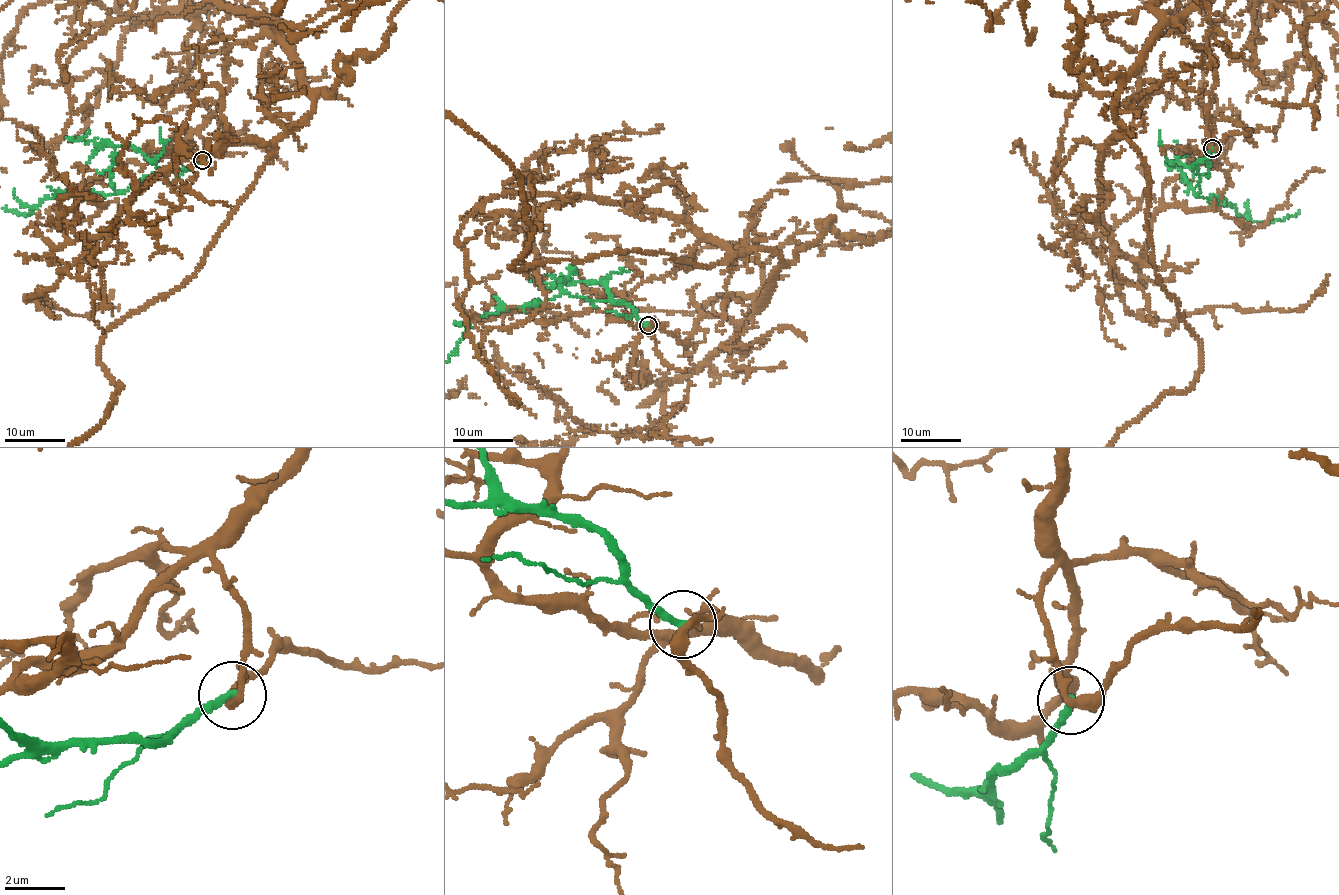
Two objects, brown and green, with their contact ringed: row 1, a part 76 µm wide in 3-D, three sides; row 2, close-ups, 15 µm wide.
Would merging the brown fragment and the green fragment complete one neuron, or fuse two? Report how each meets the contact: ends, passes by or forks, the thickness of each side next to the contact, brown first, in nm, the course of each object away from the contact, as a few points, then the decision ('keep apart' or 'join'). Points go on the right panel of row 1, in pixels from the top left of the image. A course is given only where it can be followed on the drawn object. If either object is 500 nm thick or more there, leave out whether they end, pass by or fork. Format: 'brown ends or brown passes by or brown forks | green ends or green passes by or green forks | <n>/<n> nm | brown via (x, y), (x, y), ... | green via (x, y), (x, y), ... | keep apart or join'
brown passes by | green ends | 320/260 nm | brown via (1213, 148), (1214, 62), (1177, 18), (1115, 105), (1201, 373) | green via (1212, 149), (1196, 164), (1200, 196), (1209, 200), (1214, 195), (1235, 207), (1241, 217), (1271, 223), (1299, 211) | keep apart

